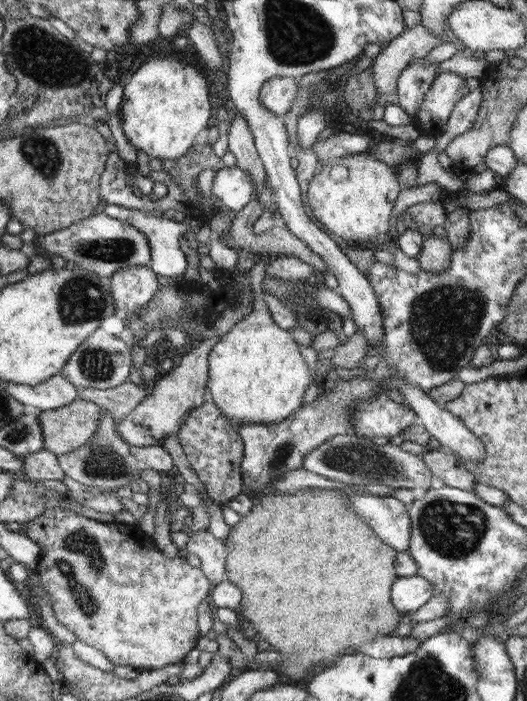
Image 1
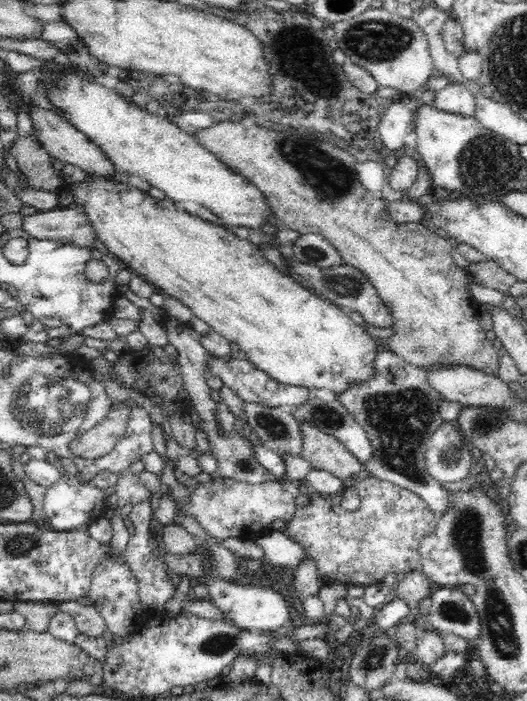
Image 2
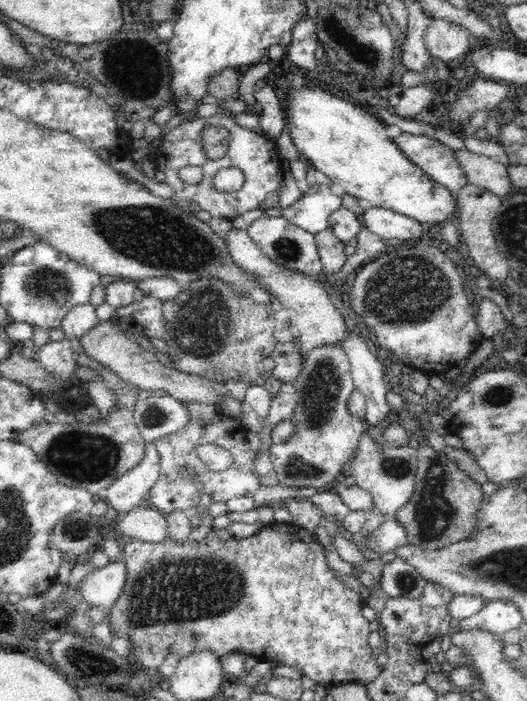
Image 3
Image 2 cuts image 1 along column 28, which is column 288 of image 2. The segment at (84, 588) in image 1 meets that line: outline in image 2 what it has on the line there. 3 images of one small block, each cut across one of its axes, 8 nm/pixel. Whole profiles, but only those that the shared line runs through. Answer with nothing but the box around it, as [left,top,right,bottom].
[283,474,436,587]

